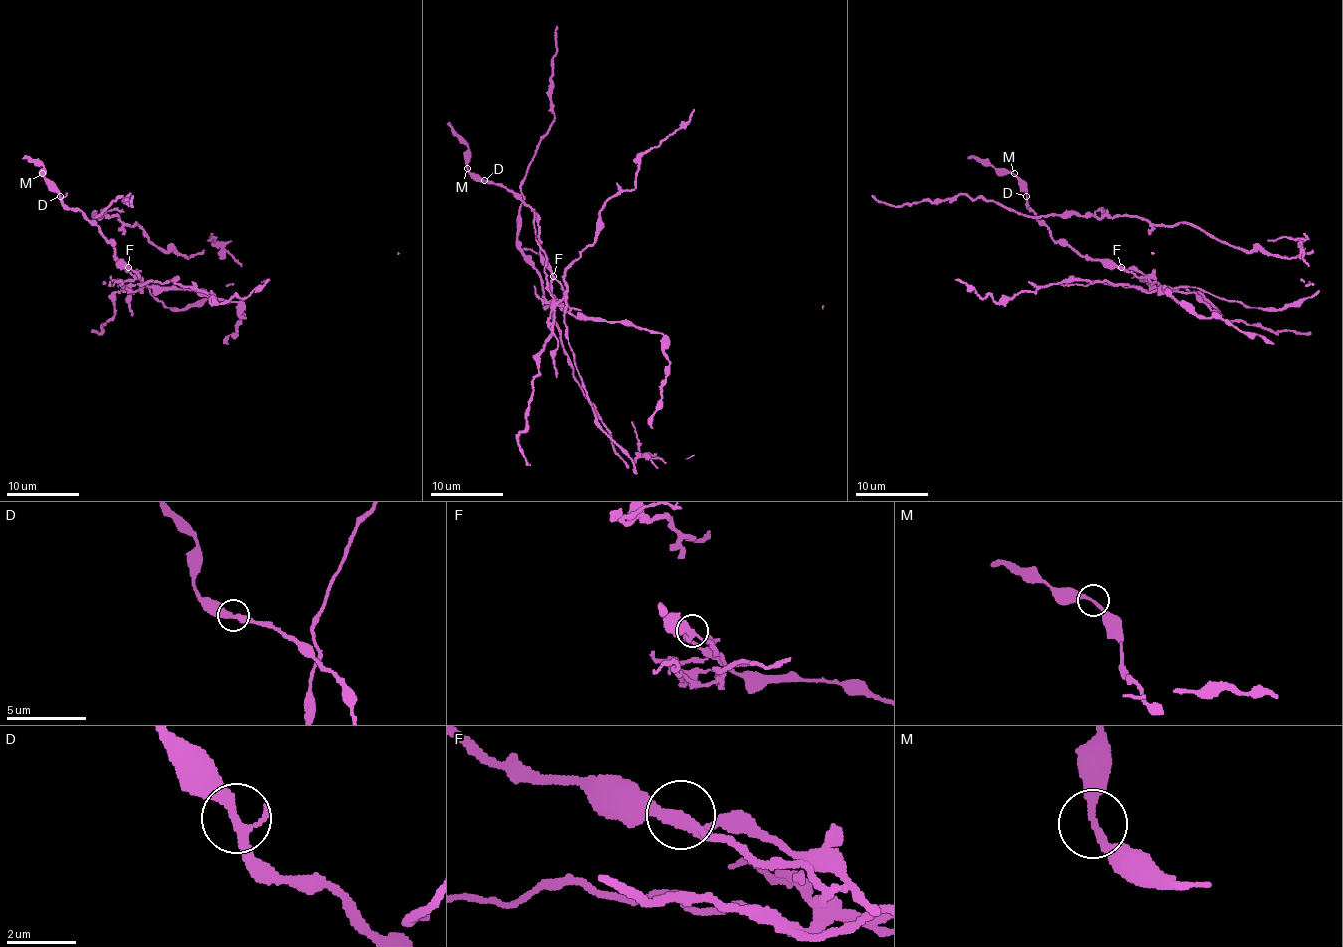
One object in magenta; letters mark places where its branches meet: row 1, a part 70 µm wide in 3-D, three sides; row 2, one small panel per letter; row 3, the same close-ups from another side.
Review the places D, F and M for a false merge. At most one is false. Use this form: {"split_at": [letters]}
{"split_at": ["F"]}

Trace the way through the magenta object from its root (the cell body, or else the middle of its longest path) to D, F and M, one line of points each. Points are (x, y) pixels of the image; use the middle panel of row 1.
D: (521, 198), (502, 186), (484, 180)
F: (521, 198), (533, 213), (539, 227), (540, 260), (553, 276)
M: (521, 198), (502, 186), (479, 180), (466, 168)

